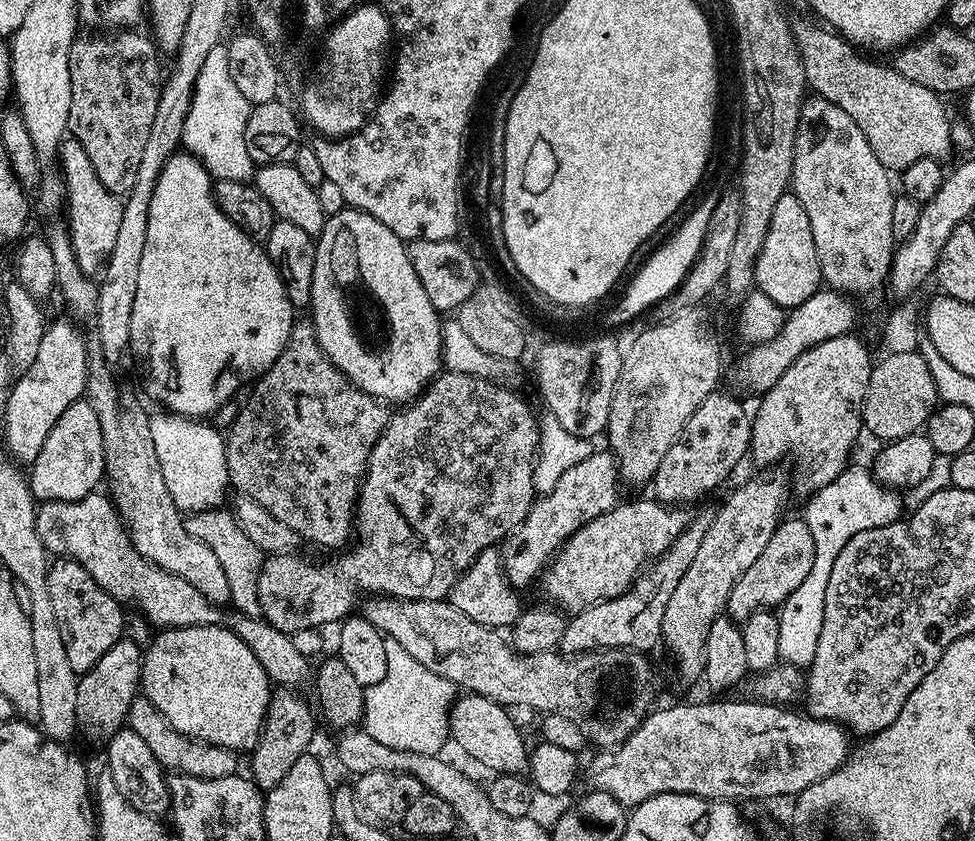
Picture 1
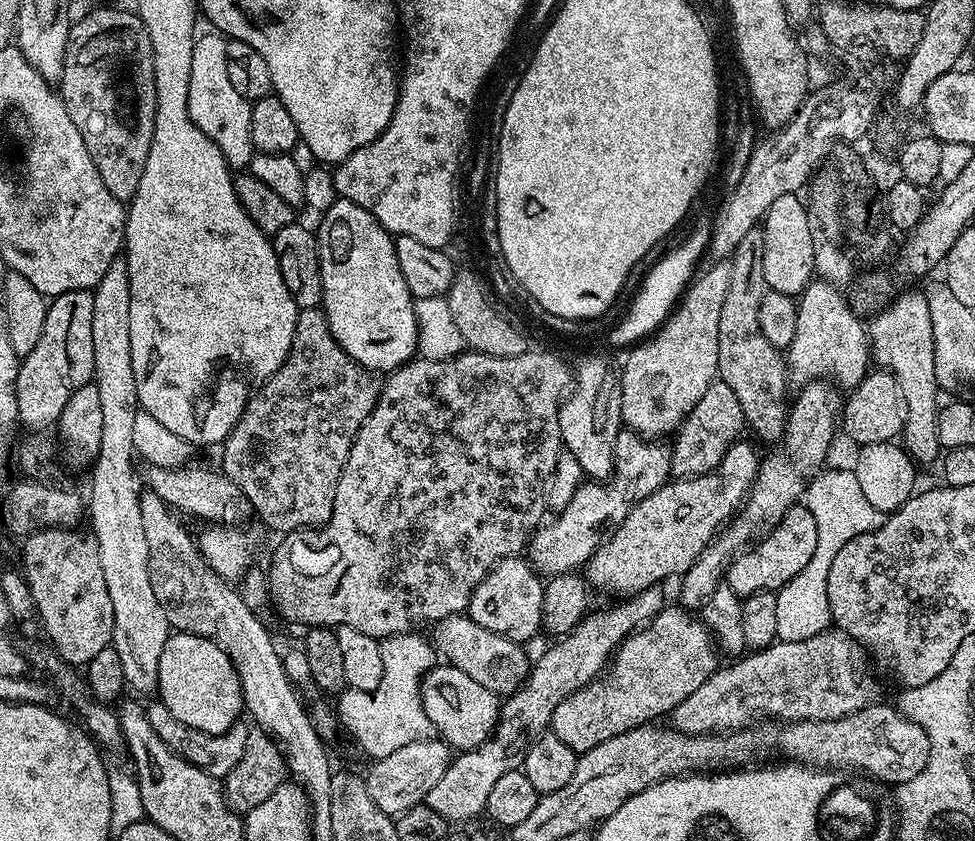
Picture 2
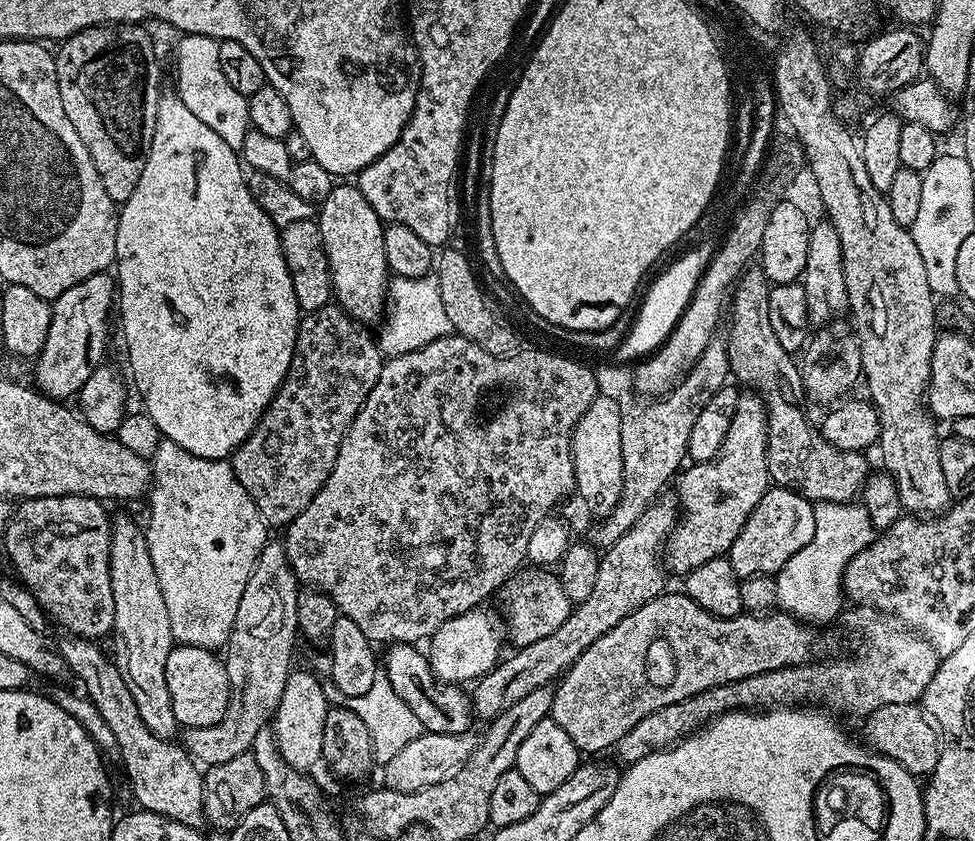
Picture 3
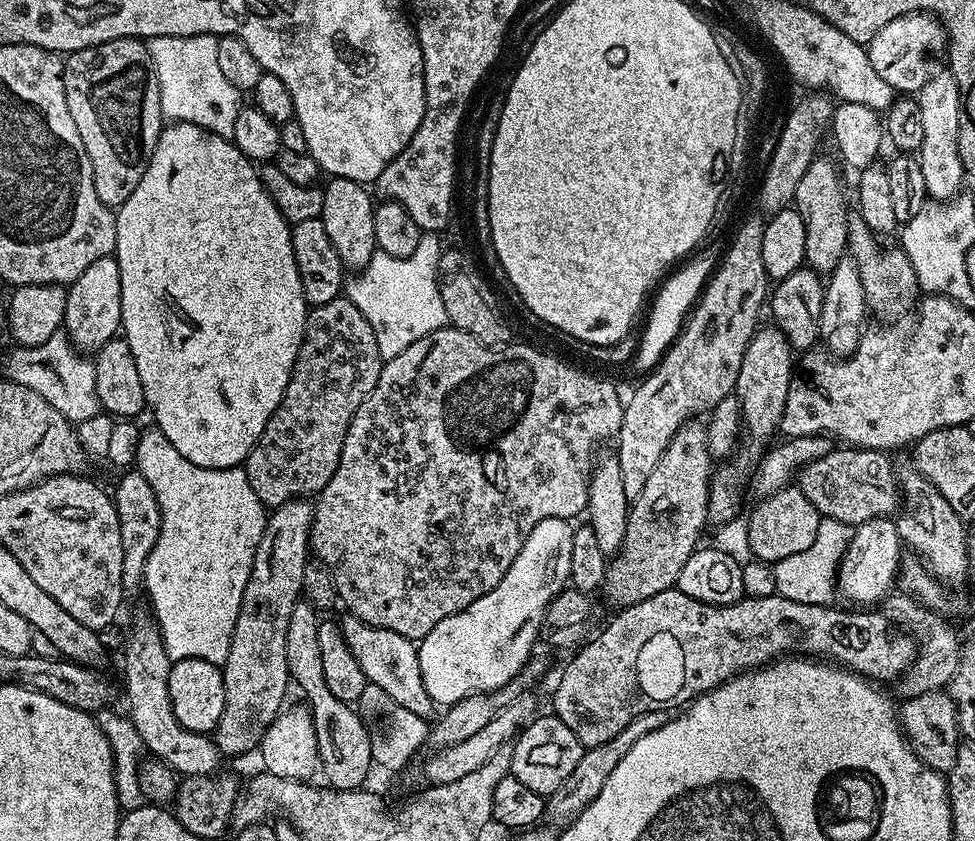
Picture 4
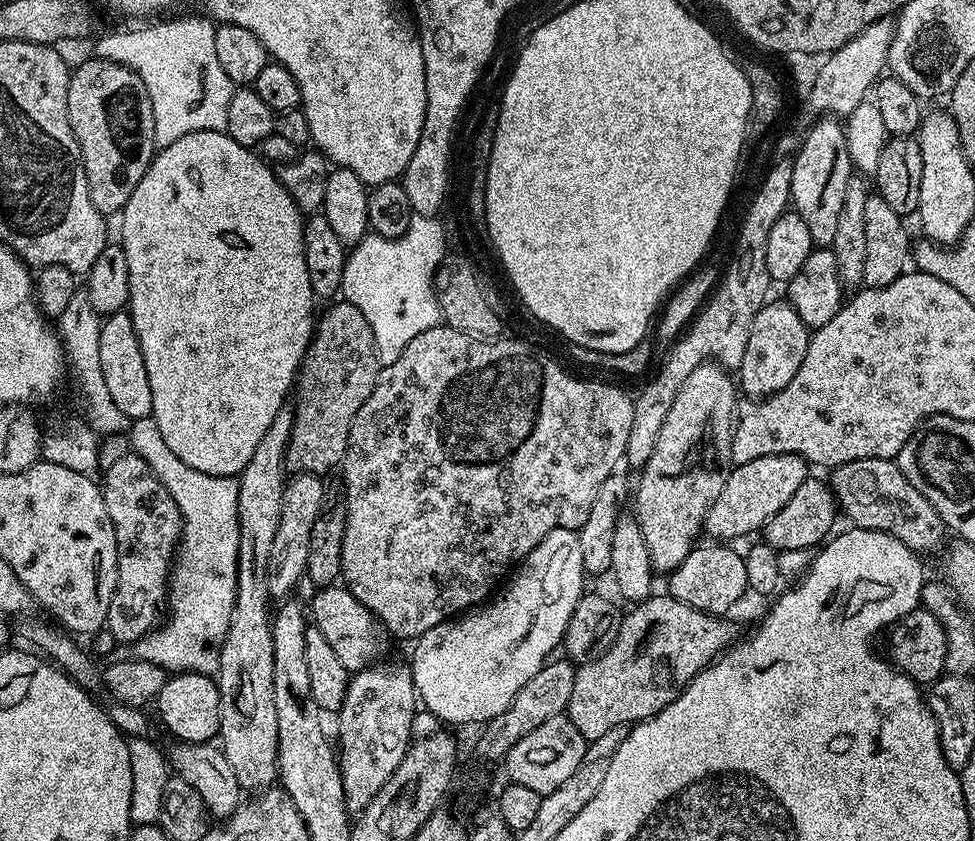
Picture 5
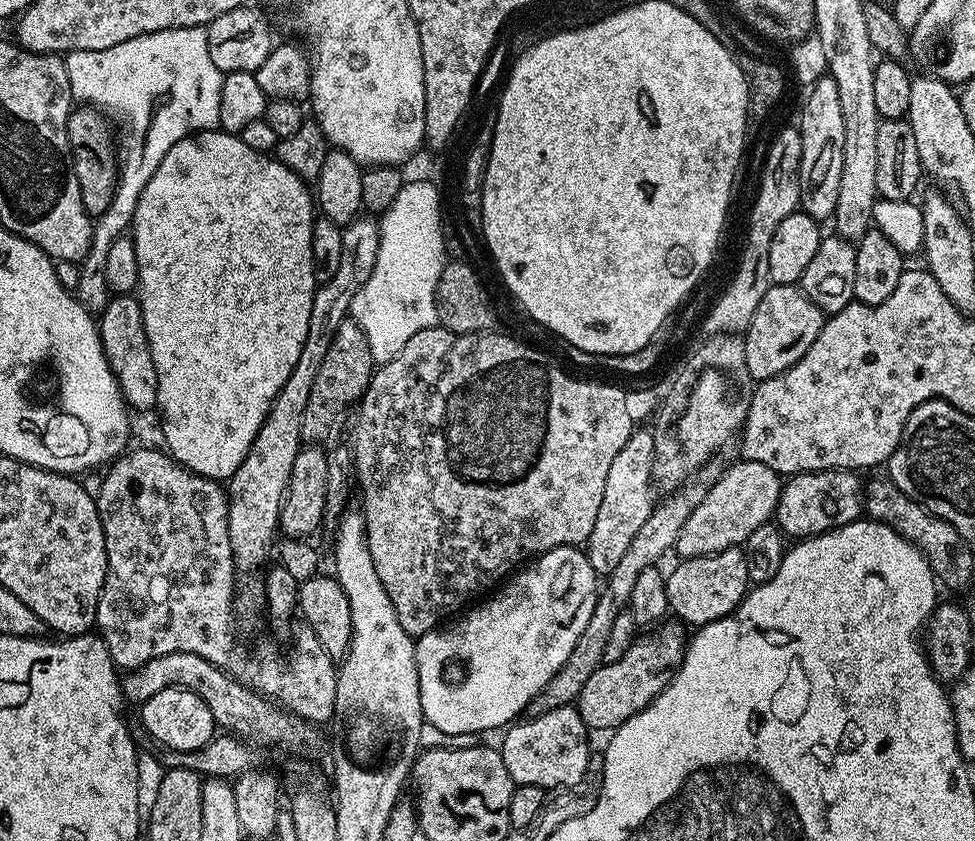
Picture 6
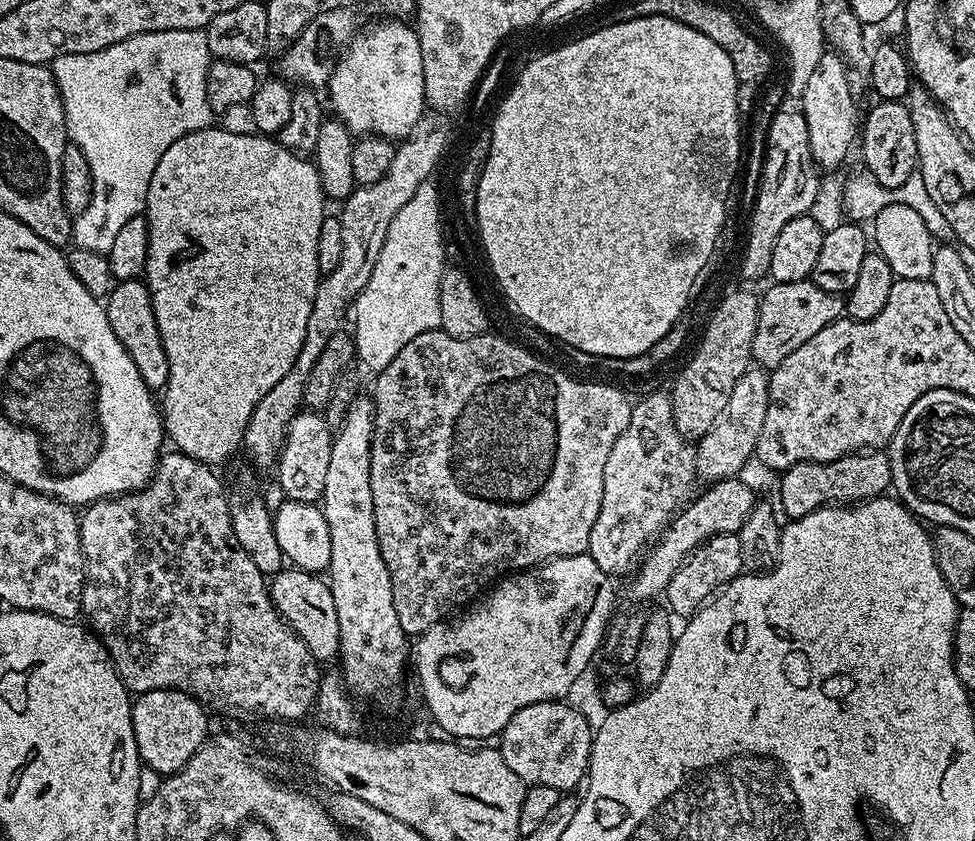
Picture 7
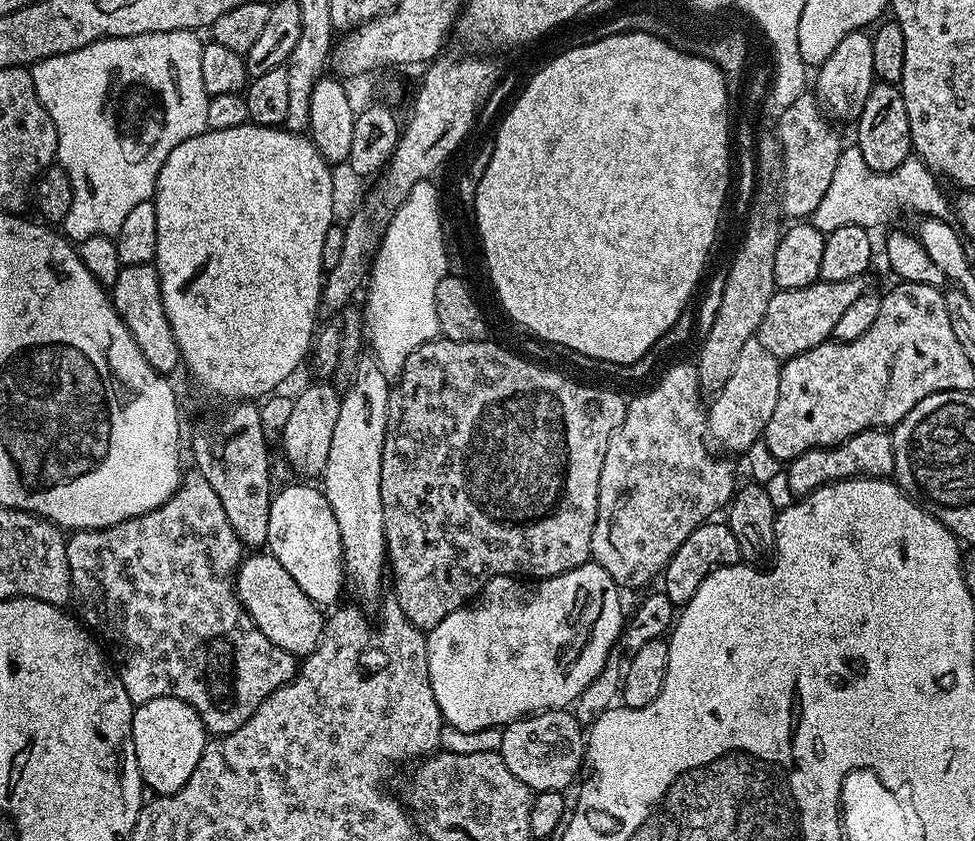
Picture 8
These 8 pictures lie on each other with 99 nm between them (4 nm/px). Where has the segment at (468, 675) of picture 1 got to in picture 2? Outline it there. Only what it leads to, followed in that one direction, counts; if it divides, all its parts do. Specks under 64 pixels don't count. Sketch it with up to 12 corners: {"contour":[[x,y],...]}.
{"contour":[[467,614],[430,640],[451,667],[501,698],[528,678],[525,649]]}

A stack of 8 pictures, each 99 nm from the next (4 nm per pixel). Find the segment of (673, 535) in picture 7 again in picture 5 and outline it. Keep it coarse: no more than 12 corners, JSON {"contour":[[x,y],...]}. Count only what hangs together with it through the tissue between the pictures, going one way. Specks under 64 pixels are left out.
{"contour":[[806,460],[735,465],[707,512],[727,540],[761,531],[809,479]]}

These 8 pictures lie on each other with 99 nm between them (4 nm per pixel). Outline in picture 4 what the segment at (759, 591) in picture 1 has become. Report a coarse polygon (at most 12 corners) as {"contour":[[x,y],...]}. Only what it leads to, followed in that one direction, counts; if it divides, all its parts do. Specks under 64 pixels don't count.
{"contour":[[800,487],[763,497],[748,520],[755,559],[808,549],[821,514]]}

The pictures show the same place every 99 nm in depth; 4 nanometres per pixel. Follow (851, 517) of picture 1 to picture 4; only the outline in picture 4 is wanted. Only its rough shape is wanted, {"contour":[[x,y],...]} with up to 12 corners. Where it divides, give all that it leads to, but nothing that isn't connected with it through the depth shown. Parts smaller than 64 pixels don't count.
{"contour":[[821,519],[808,549],[775,561],[779,595],[833,603],[853,525]]}

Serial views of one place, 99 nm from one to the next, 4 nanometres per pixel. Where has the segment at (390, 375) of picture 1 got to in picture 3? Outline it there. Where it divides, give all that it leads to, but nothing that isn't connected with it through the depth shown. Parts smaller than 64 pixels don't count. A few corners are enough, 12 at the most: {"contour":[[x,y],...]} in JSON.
{"contour":[[352,182],[318,208],[332,295],[369,326],[386,312],[385,223]]}

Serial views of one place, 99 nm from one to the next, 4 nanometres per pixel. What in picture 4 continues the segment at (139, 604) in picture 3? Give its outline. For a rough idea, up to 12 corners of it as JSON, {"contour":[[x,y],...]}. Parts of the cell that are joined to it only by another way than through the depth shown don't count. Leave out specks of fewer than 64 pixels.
{"contour":[[160,629],[124,648],[126,715],[143,747],[181,777],[211,776],[211,735],[174,718]]}

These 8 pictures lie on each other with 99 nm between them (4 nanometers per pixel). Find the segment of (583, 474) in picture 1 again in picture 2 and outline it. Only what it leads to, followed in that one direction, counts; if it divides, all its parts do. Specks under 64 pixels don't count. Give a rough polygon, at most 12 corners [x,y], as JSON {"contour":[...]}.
{"contour":[[621,430],[612,475],[541,523],[526,559],[576,572],[672,476],[667,443]]}

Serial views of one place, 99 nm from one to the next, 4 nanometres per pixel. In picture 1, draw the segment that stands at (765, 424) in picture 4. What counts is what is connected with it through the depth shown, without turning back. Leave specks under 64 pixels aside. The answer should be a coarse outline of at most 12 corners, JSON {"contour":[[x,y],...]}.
{"contour":[[620,502],[539,577],[575,614],[618,598],[688,525],[683,507]]}

